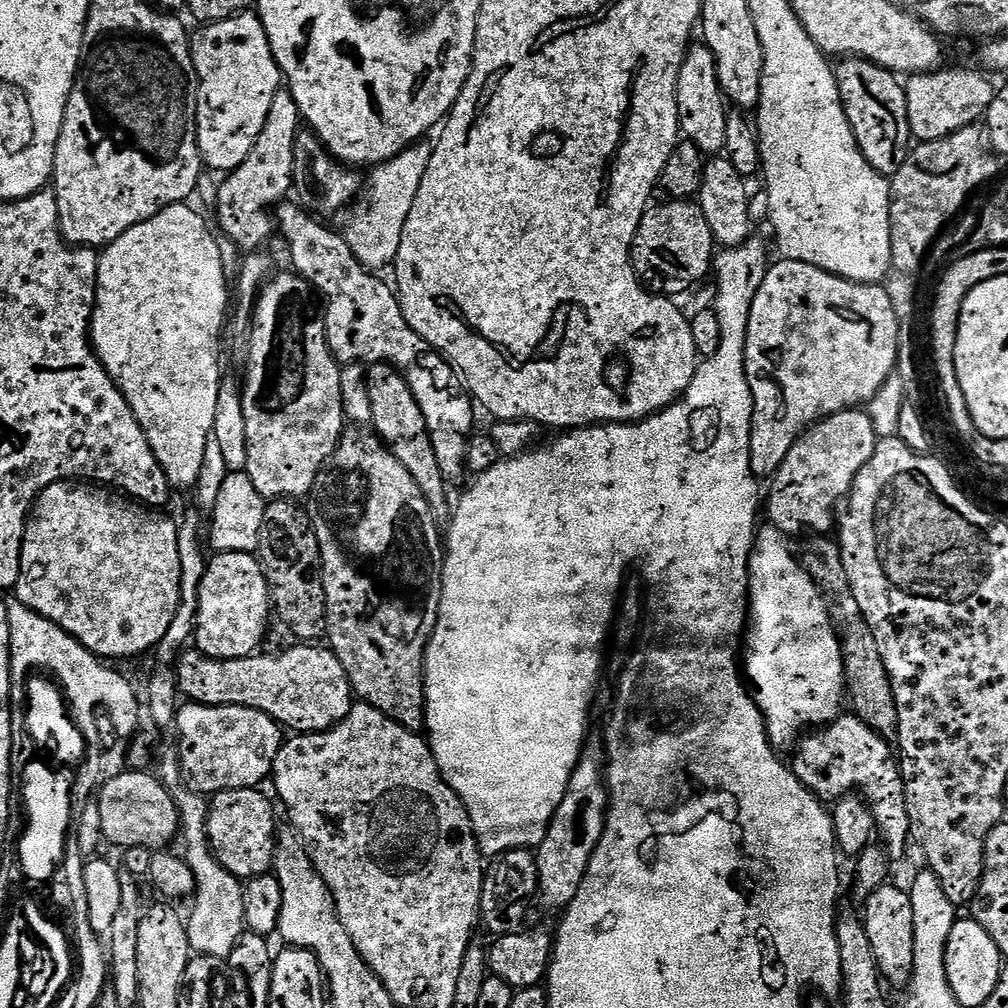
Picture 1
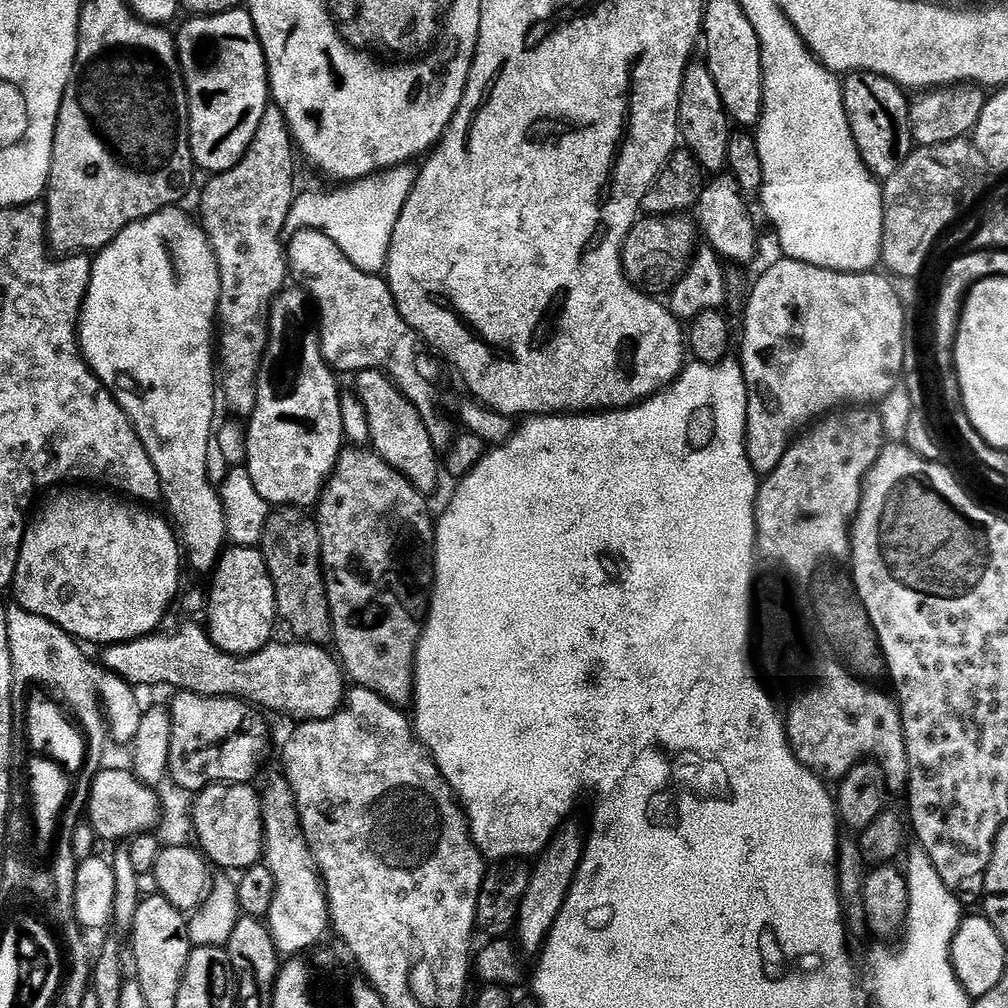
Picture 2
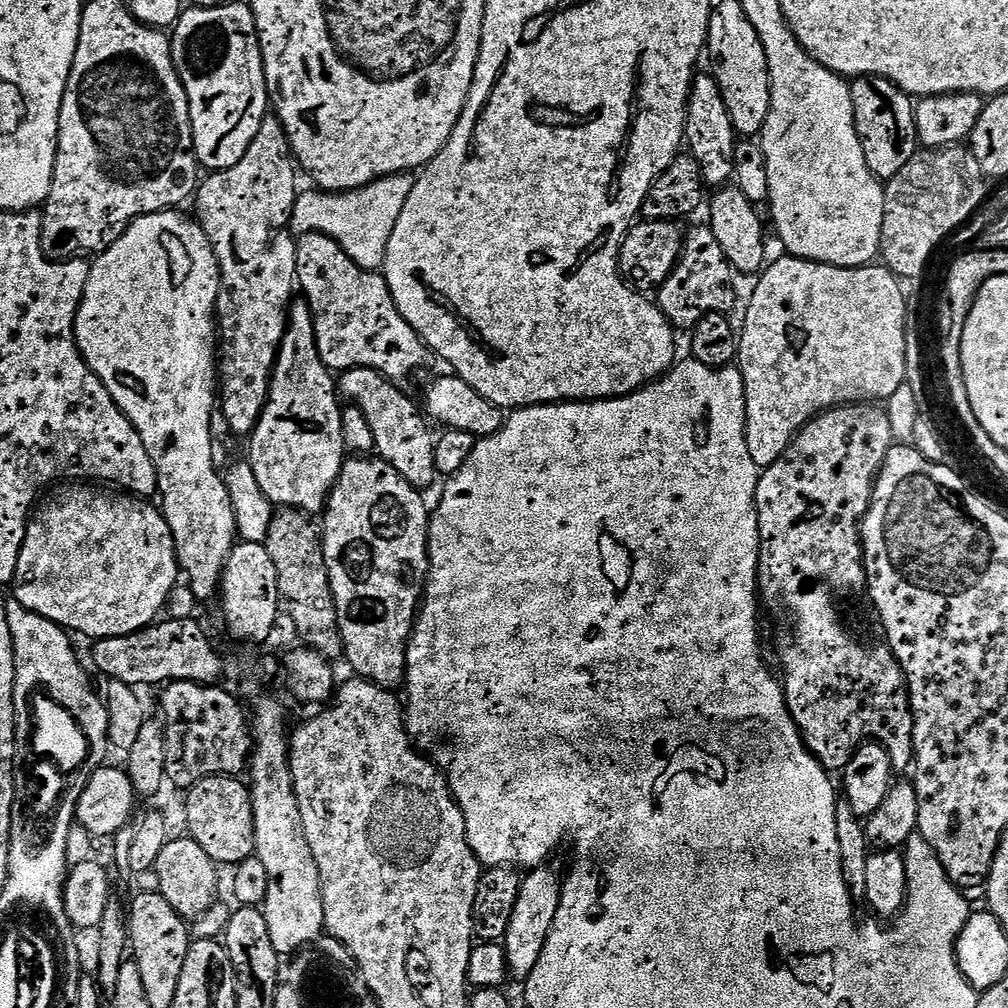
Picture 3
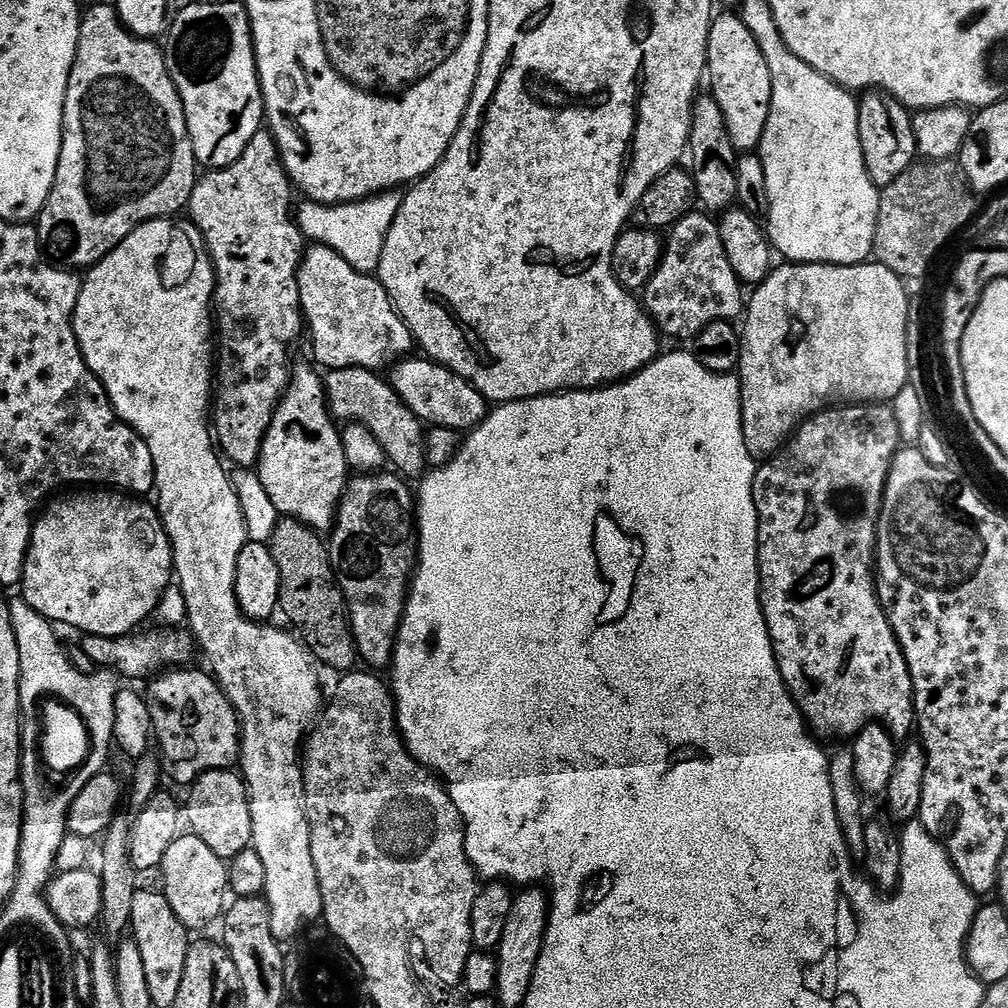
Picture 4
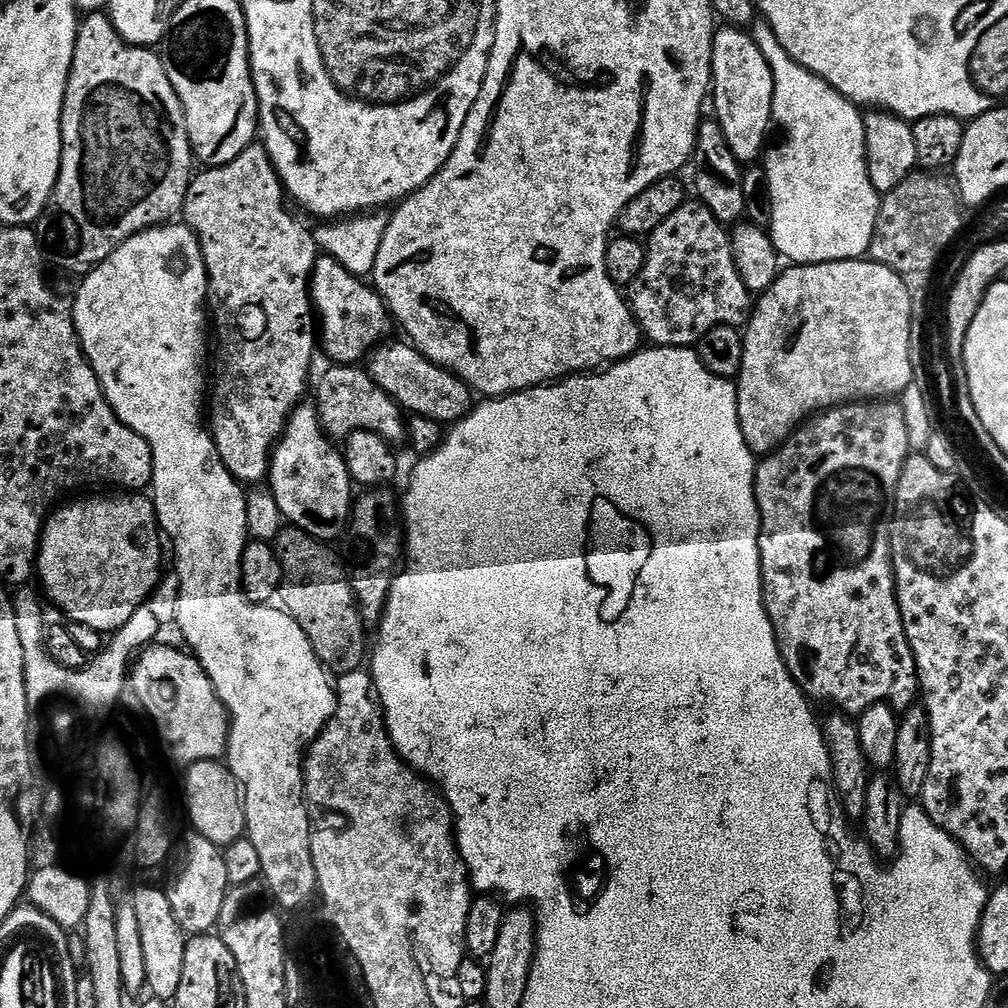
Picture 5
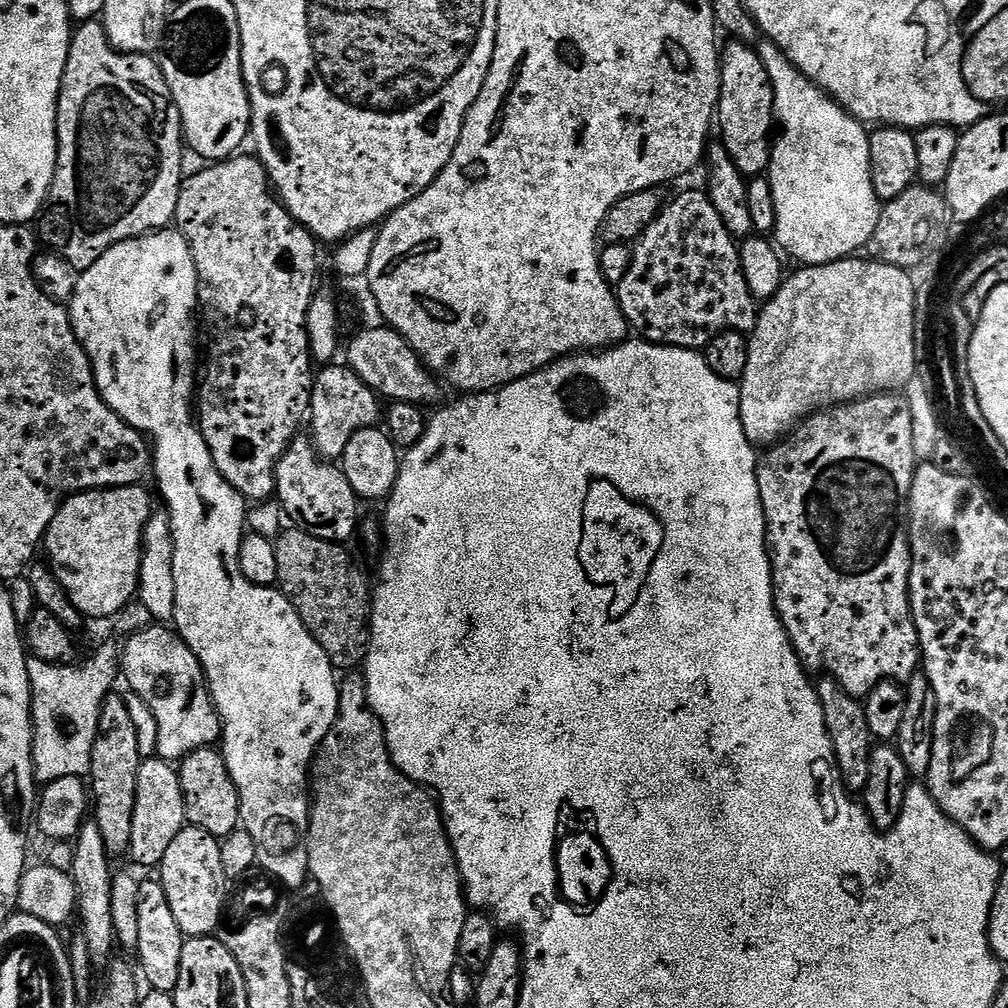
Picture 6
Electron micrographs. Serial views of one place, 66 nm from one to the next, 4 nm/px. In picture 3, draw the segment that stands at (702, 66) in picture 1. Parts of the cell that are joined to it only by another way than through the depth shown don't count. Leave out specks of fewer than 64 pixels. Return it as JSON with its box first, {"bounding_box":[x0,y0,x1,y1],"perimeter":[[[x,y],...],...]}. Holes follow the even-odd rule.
{"bounding_box":[684,74,738,190],"perimeter":[[[697,74],[692,77],[684,138],[687,151],[697,160],[704,183],[709,189],[719,190],[735,177],[734,150],[738,133],[734,122],[730,122],[730,110],[726,110],[726,102],[722,102],[722,90],[718,90],[718,82],[711,74]]]}

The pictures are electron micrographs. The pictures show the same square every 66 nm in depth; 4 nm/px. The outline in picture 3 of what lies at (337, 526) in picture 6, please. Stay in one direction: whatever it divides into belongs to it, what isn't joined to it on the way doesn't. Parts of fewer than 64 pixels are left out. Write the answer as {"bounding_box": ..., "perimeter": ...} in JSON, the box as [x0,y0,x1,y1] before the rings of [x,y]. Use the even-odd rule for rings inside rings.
{"bounding_box":[246,298,346,514],"perimeter":[[[296,298],[288,305],[288,326],[284,330],[284,337],[280,343],[280,349],[276,355],[276,365],[272,367],[272,381],[270,382],[270,390],[268,391],[268,401],[260,415],[260,421],[256,423],[256,428],[252,431],[246,460],[251,464],[254,475],[258,480],[258,485],[262,488],[262,493],[269,499],[274,506],[281,509],[298,508],[301,512],[309,514],[320,514],[324,511],[325,504],[328,503],[328,495],[331,494],[332,488],[336,485],[342,466],[346,459],[346,449],[344,446],[344,435],[342,434],[342,422],[344,414],[342,411],[342,400],[338,395],[338,380],[331,368],[326,367],[322,362],[322,358],[318,354],[318,342],[316,341],[316,327],[312,321],[312,307],[308,301],[303,298]]]}

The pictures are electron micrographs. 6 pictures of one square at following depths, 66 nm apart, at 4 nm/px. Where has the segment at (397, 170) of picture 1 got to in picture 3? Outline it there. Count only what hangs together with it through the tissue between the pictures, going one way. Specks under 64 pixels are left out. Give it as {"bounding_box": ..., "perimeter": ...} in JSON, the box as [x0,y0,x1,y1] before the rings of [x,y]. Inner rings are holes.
{"bounding_box":[291,172,415,272],"perimeter":[[[399,172],[349,192],[301,191],[292,207],[291,231],[297,237],[311,232],[326,234],[333,244],[342,246],[359,268],[375,272],[384,267],[390,236],[394,234],[394,226],[398,226],[398,214],[402,214],[402,206],[406,206],[406,198],[410,198],[415,185],[415,175]]]}

